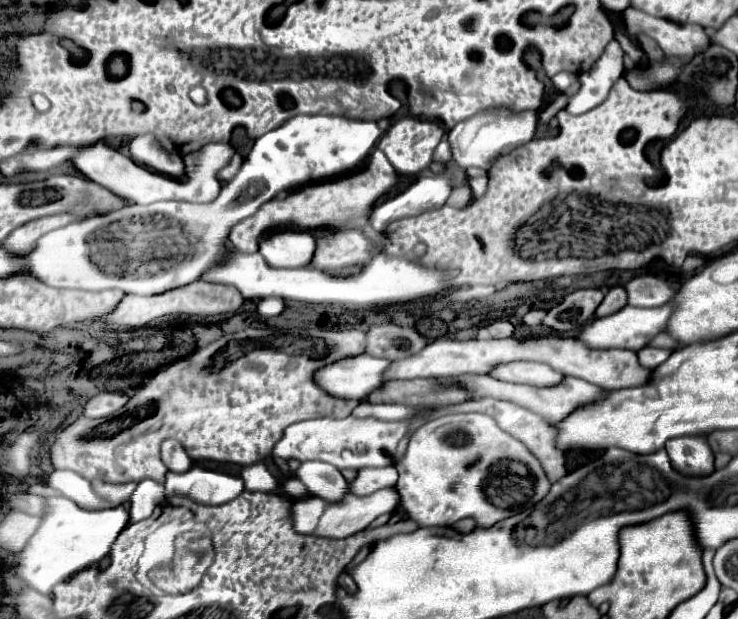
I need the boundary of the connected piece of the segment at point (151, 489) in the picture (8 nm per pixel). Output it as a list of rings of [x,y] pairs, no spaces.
[[[144,479],[138,483],[136,491],[130,497],[130,523],[142,521],[152,515],[154,507],[164,501],[164,485],[154,483],[152,479]]]

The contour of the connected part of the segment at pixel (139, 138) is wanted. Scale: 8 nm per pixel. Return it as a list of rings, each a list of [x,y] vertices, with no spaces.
[[[152,133],[136,135],[130,143],[130,155],[132,155],[132,161],[138,165],[150,167],[150,169],[154,169],[162,175],[174,177],[174,179],[182,177],[182,171],[184,171],[182,159],[178,155],[166,153]]]

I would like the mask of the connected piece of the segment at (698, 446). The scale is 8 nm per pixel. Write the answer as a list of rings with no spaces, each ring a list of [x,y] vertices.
[[[706,435],[672,439],[666,443],[666,451],[674,469],[684,475],[708,475],[714,471],[714,453]]]

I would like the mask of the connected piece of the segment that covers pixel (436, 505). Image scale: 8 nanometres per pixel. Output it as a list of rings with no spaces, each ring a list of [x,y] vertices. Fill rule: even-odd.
[[[482,413],[446,415],[426,423],[426,427],[420,427],[410,437],[408,449],[396,469],[396,491],[402,497],[402,507],[420,527],[446,527],[464,517],[472,517],[478,527],[492,527],[494,523],[536,505],[552,487],[540,461],[528,451],[528,447],[510,433],[502,431],[494,419]]]

